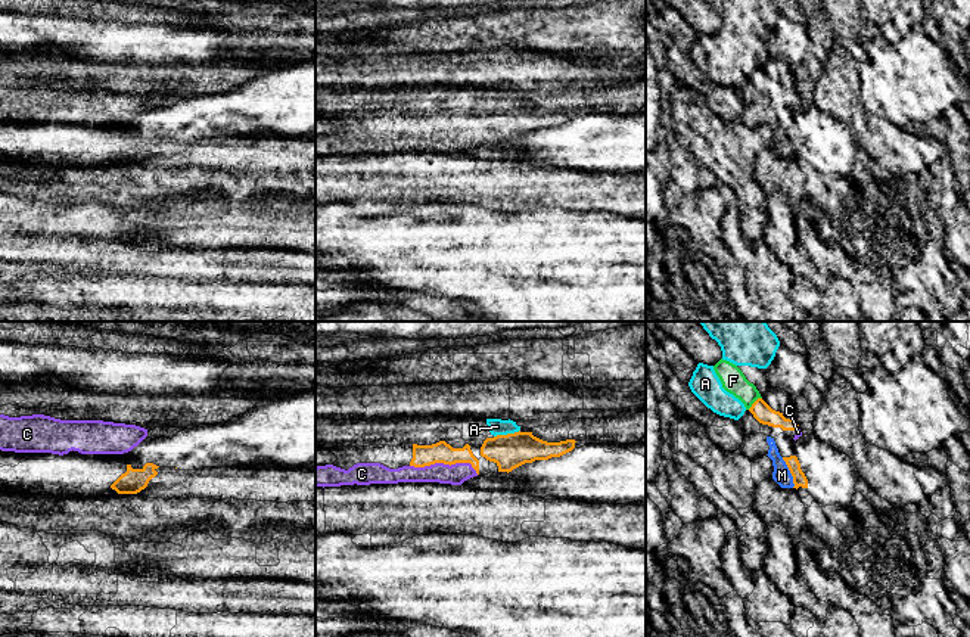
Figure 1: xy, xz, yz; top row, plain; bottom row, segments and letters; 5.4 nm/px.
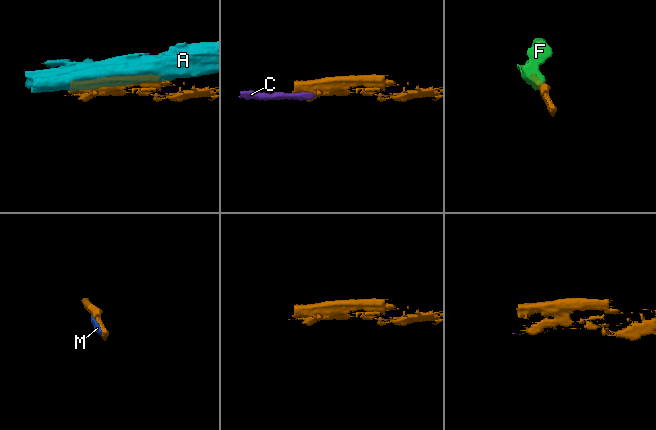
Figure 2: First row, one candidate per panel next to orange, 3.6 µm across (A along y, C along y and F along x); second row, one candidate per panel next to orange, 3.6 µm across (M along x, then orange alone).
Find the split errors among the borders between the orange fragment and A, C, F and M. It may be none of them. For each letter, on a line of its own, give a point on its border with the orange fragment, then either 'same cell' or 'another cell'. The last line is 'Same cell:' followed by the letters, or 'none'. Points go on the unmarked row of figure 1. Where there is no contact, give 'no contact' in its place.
A: meets orange in xz at (507, 103); another cell
C: meets orange in xz at (445, 133); same cell
F: meets orange in yz at (754, 72); another cell
M: meets orange in yz at (790, 142); same cell
Same cell: C, M

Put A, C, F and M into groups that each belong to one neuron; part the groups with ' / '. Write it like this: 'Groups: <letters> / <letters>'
Groups: A F / C M

